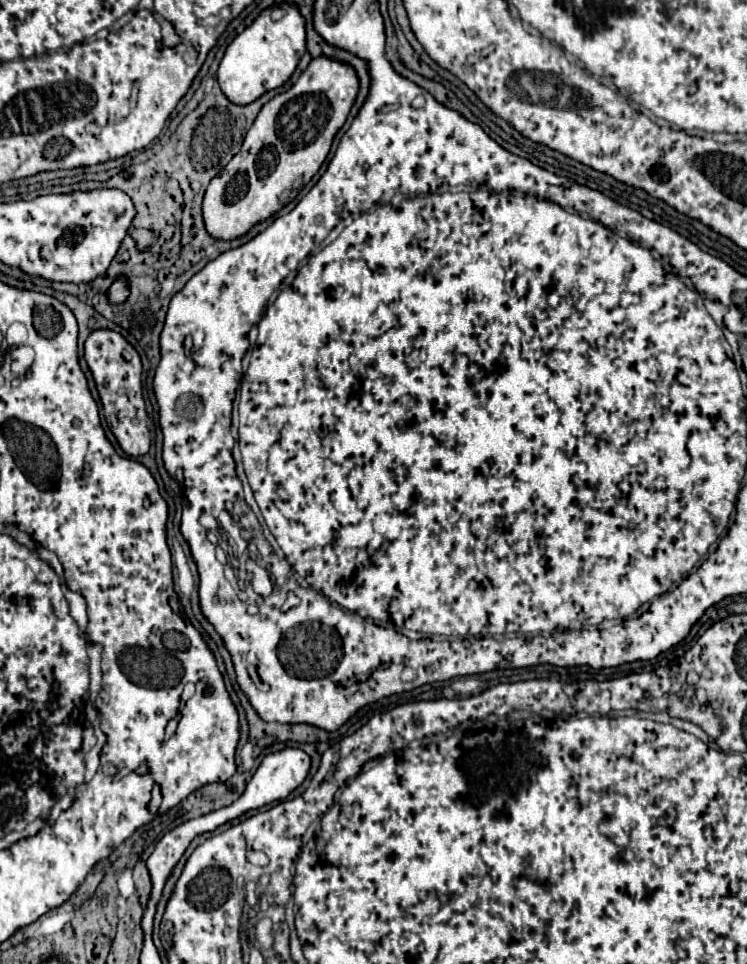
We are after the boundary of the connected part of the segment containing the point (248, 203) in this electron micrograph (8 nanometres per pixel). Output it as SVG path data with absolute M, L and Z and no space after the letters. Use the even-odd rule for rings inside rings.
M328 57L312 59L290 91L276 95L262 107L240 153L210 181L202 203L208 235L234 241L288 205L328 157L332 139L344 125L356 95L358 77L350 65Z

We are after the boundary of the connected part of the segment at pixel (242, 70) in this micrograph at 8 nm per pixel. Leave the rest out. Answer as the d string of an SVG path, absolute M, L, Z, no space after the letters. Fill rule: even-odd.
M288 3L264 9L256 21L228 45L218 67L220 89L232 103L248 105L262 97L266 91L282 87L292 77L304 51L306 31L300 11Z

